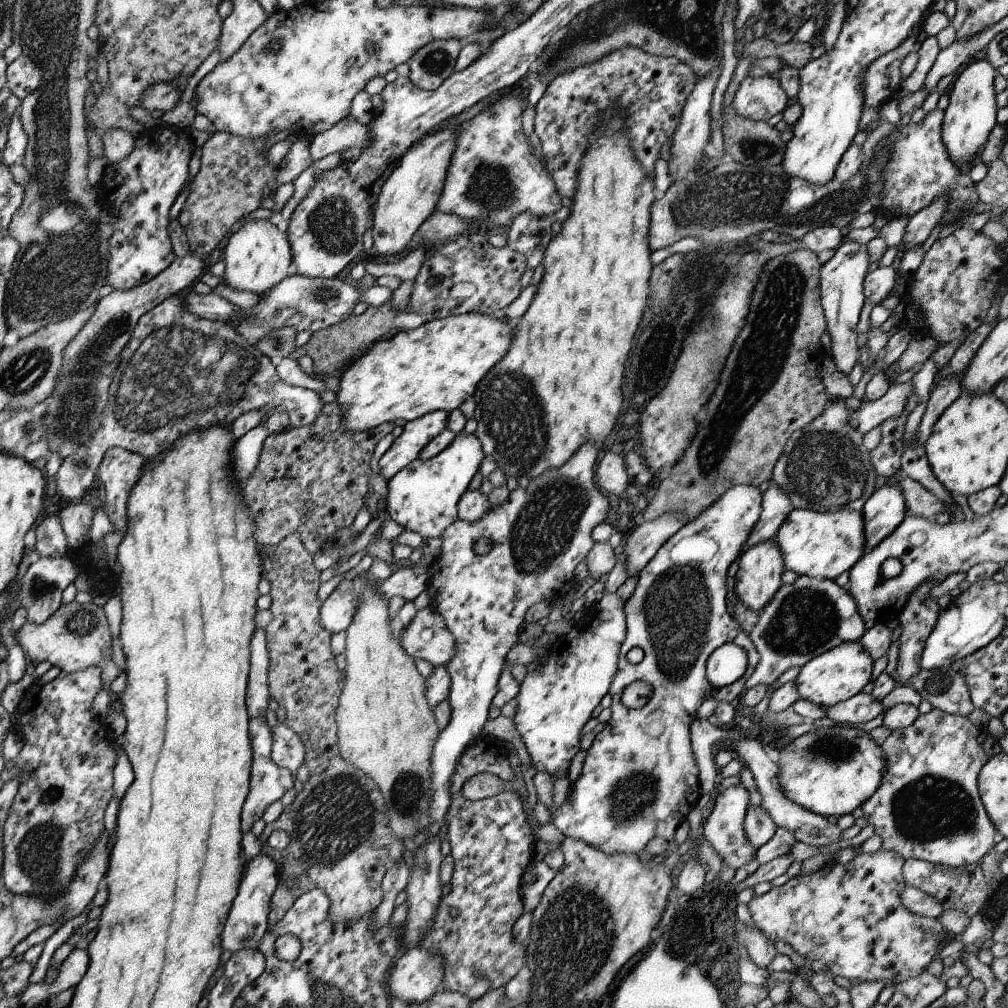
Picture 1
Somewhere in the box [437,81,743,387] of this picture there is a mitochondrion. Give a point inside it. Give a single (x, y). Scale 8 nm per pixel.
(491, 187)

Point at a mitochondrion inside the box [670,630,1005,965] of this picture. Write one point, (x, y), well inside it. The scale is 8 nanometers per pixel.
(931, 808)

